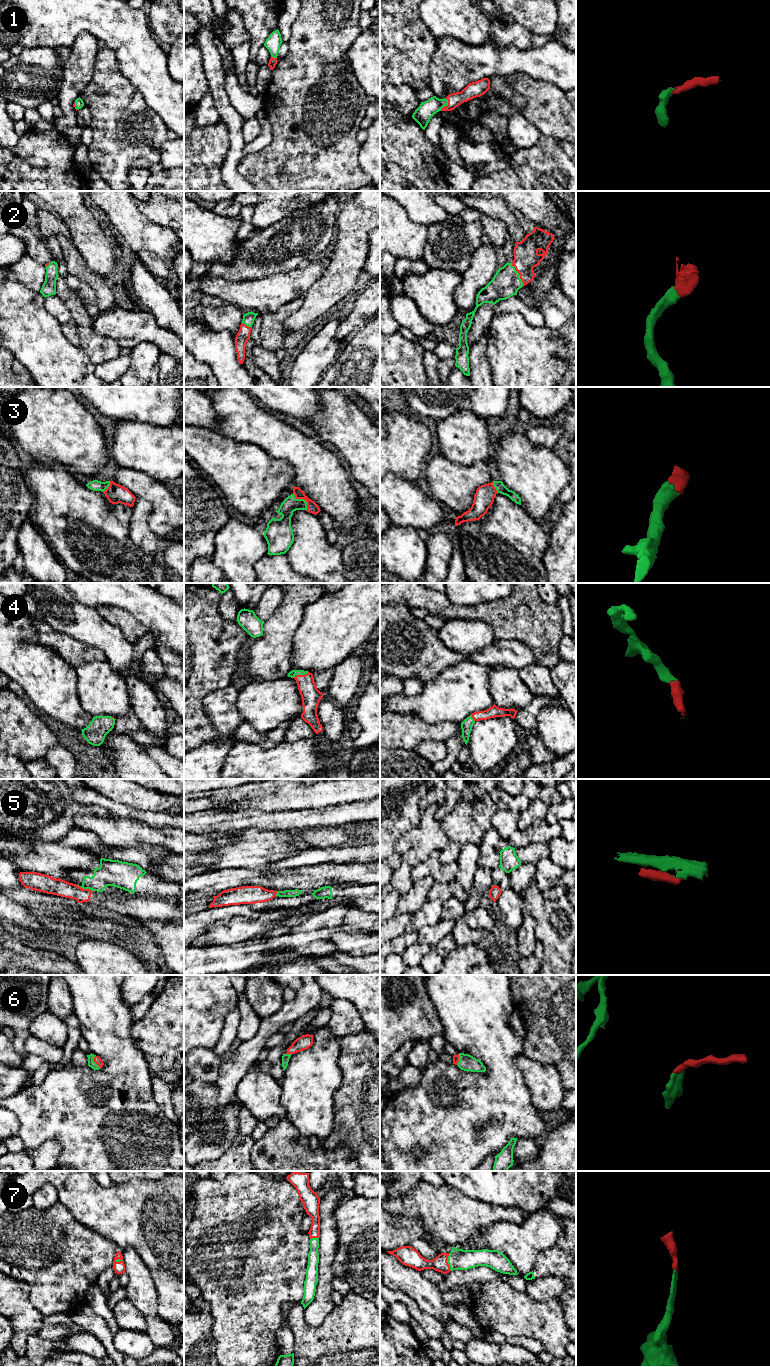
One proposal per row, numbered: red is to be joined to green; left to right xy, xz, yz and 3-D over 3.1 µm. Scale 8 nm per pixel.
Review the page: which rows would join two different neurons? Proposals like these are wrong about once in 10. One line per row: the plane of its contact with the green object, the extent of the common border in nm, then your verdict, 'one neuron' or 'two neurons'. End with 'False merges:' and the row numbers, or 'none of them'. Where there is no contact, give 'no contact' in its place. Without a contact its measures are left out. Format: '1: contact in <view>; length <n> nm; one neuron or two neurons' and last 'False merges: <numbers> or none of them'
1: contact in yz; length 120 nm; one neuron
2: contact in yz; length 220 nm; one neuron
3: contact in xz; length 190 nm; one neuron
4: contact in xz; length 130 nm; one neuron
5: contact in xy; length 140 nm; two neurons
6: contact in xy; length 110 nm; one neuron
7: contact in yz; length 140 nm; one neuron
False merges: 5

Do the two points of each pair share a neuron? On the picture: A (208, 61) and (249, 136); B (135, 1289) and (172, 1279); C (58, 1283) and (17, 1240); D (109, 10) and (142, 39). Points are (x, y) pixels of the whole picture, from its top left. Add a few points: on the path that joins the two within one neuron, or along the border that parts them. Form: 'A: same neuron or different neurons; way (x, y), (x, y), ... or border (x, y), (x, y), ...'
A: different neurons; border (243, 119), (242, 135), (246, 142)
B: different neurons; border (143, 1263), (148, 1269), (154, 1284), (158, 1307)
C: same neuron; way (49, 1272), (28, 1251)
D: same neuron; way (117, 18), (121, 19), (134, 32)

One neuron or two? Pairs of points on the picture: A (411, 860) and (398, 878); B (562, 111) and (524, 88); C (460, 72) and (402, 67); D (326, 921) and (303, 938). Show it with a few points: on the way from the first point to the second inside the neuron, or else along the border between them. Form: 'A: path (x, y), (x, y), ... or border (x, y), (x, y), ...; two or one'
A: path (407, 864), (402, 874); one
B: path (553, 110), (533, 90); one
C: border (436, 46), (430, 65), (430, 84), (428, 86); two
D: path (320, 925), (309, 934); one

